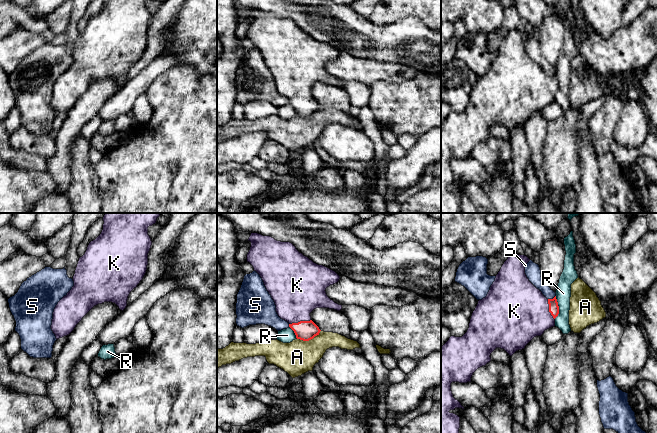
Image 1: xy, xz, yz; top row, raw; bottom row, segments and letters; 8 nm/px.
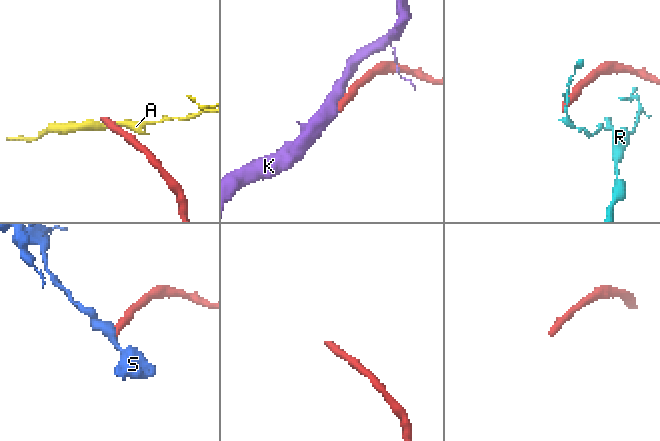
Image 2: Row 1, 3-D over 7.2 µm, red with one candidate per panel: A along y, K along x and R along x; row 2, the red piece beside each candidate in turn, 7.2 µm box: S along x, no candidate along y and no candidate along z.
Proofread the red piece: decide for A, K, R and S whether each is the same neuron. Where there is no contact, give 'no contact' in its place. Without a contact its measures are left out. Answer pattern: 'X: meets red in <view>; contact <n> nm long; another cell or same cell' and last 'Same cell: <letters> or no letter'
A: meets red in xz; contact 220 nm long; another cell
K: meets red in xz; contact 180 nm long; same cell
R: meets red in yz; contact 180 nm long; another cell
S: meets red in yz; contact 70 nm long; another cell
Same cell: K

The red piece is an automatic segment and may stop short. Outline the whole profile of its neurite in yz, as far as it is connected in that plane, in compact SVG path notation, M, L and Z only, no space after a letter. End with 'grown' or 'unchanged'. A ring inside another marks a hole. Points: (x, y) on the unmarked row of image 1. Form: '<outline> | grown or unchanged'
M510 31L496 51L487 72L478 77L472 89L467 108L462 113L451 112L441 123L441 213L460 213L460 193L449 187L455 184L464 186L464 183L453 173L452 158L471 158L473 149L491 137L490 131L496 124L504 125L512 132L516 127L524 125L534 113L541 112L545 106L555 102L555 94L559 90L556 72L553 75L547 75L529 57L525 50L525 41L529 37L530 35L525 31Z | grown

